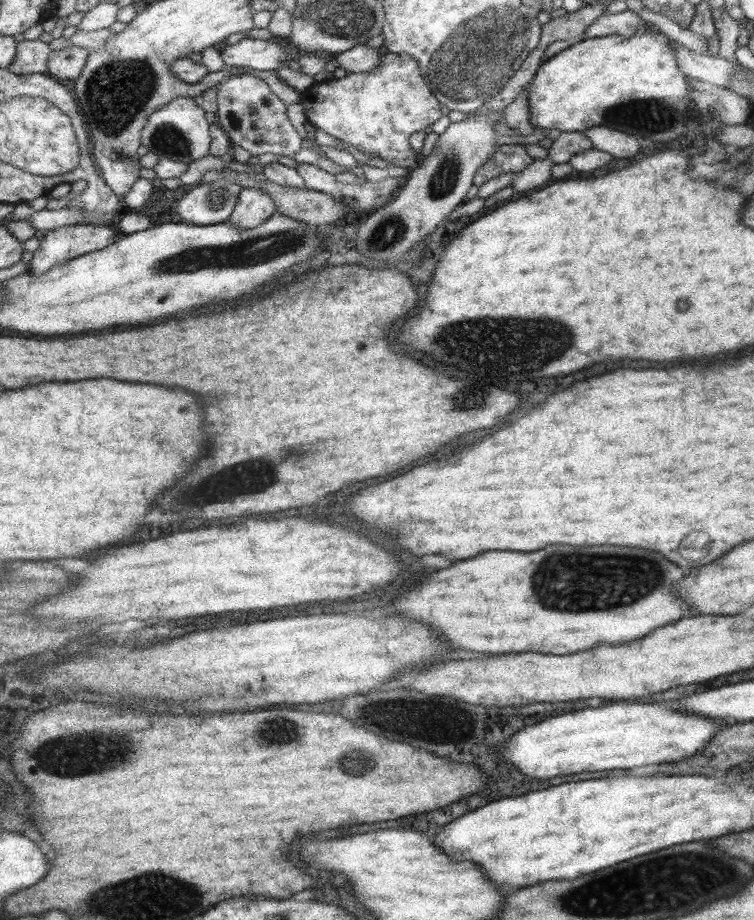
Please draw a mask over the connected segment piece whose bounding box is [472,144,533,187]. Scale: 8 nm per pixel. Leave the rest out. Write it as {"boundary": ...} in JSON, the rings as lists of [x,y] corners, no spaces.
{"boundary":[[[503,144],[493,147],[493,150],[489,158],[477,167],[475,178],[472,179],[472,183],[477,187],[505,172],[521,172],[533,162],[533,158],[527,155],[524,145]]]}

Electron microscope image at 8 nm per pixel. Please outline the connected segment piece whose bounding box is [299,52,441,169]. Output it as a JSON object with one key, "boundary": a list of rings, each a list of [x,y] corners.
{"boundary":[[[387,52],[373,72],[347,72],[338,79],[314,82],[299,94],[306,123],[362,153],[375,154],[392,166],[408,169],[415,164],[415,154],[407,138],[441,118],[436,96],[423,82],[419,69],[407,54]]]}

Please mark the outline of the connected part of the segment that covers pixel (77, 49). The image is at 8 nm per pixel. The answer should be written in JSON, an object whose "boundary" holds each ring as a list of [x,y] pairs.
{"boundary":[[[70,46],[69,48],[53,51],[47,74],[56,77],[58,80],[67,78],[67,80],[76,81],[82,76],[90,53],[82,46]]]}

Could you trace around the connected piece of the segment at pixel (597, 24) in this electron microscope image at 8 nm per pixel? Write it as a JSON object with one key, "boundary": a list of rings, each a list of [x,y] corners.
{"boundary":[[[627,8],[617,14],[602,14],[597,17],[584,32],[584,38],[595,38],[618,34],[625,38],[631,38],[632,34],[640,28],[650,28],[651,22],[639,18],[637,13]]]}

